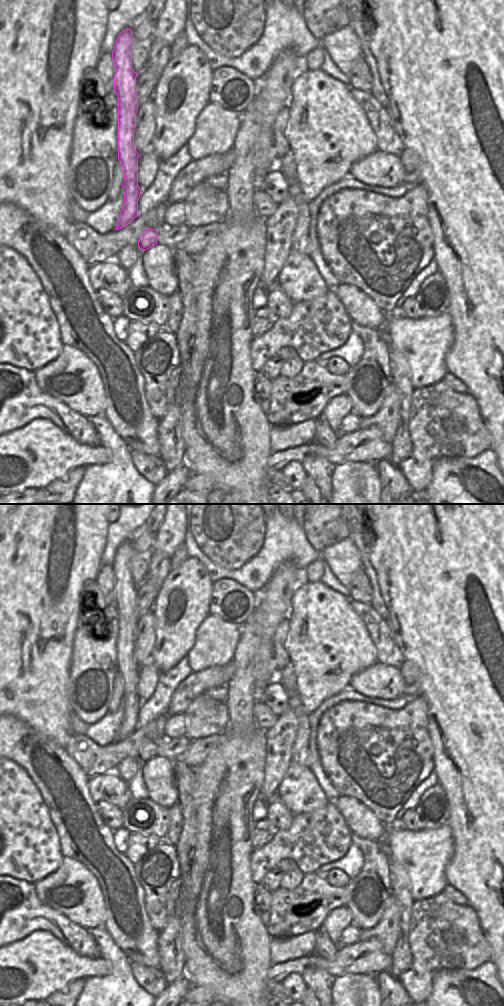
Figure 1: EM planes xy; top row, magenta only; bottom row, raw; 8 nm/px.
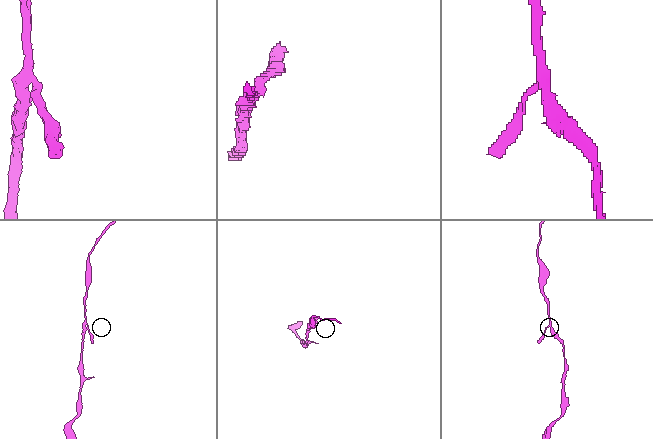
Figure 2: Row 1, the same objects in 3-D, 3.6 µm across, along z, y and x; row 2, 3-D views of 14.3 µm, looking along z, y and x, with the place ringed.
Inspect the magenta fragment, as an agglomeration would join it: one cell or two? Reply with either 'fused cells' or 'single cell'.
fused cells

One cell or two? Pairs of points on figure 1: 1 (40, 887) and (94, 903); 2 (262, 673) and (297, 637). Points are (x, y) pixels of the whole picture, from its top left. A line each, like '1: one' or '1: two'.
1: one
2: two

